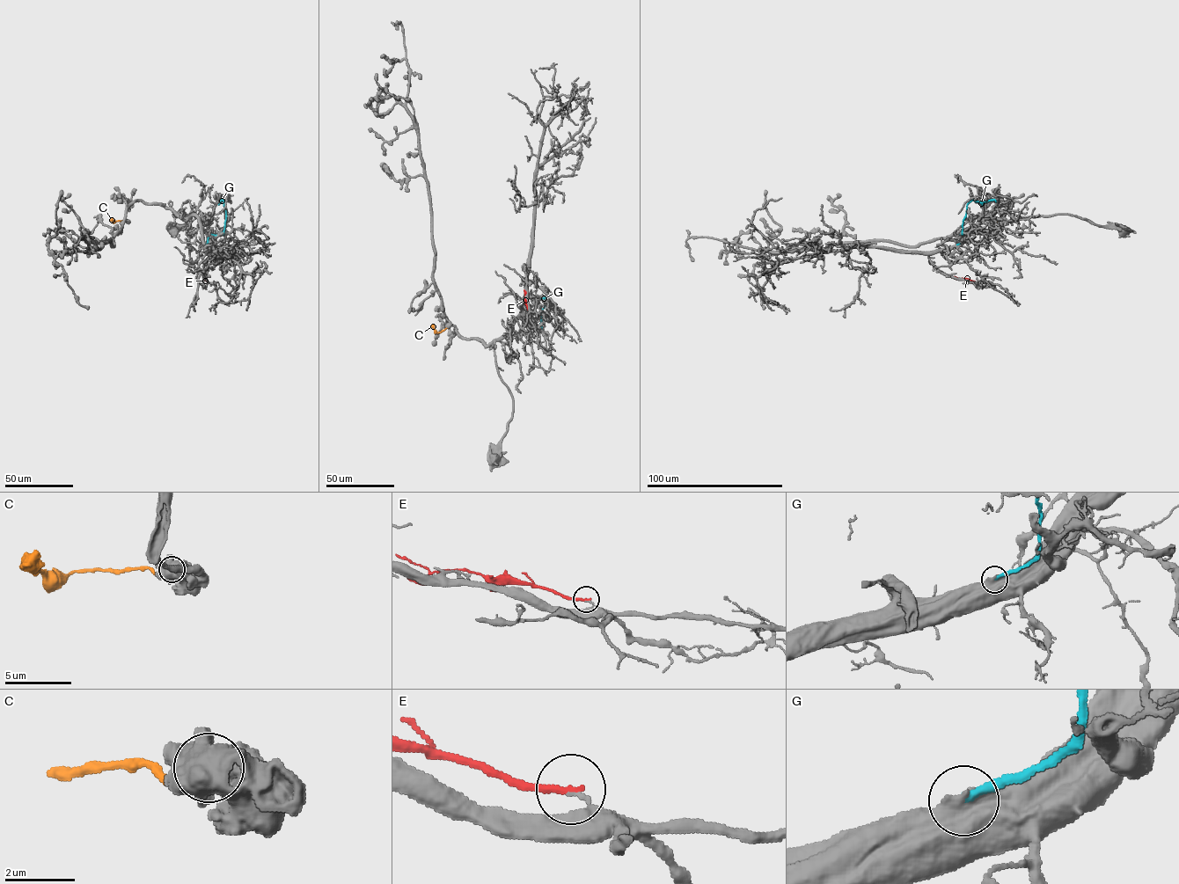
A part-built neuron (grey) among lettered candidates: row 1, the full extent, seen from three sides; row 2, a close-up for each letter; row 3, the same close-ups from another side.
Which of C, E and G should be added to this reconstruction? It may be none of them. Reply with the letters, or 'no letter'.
C

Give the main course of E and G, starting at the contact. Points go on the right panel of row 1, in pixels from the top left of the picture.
E: (974, 281), (954, 276)
G: (955, 245), (960, 242), (967, 204), (972, 200), (981, 203), (993, 200), (996, 201)

